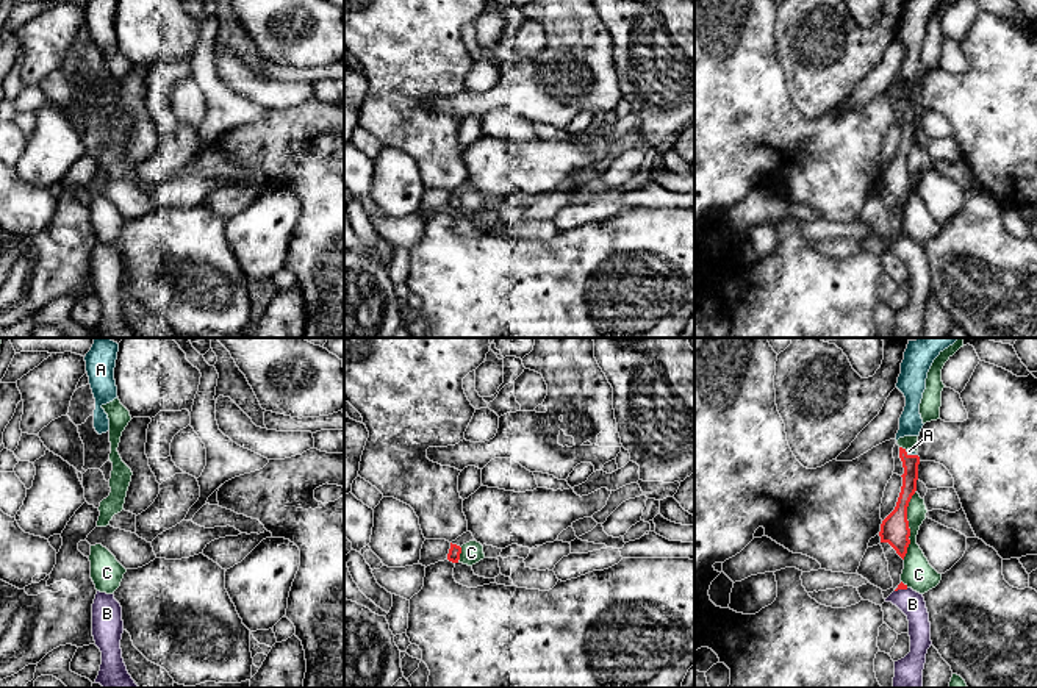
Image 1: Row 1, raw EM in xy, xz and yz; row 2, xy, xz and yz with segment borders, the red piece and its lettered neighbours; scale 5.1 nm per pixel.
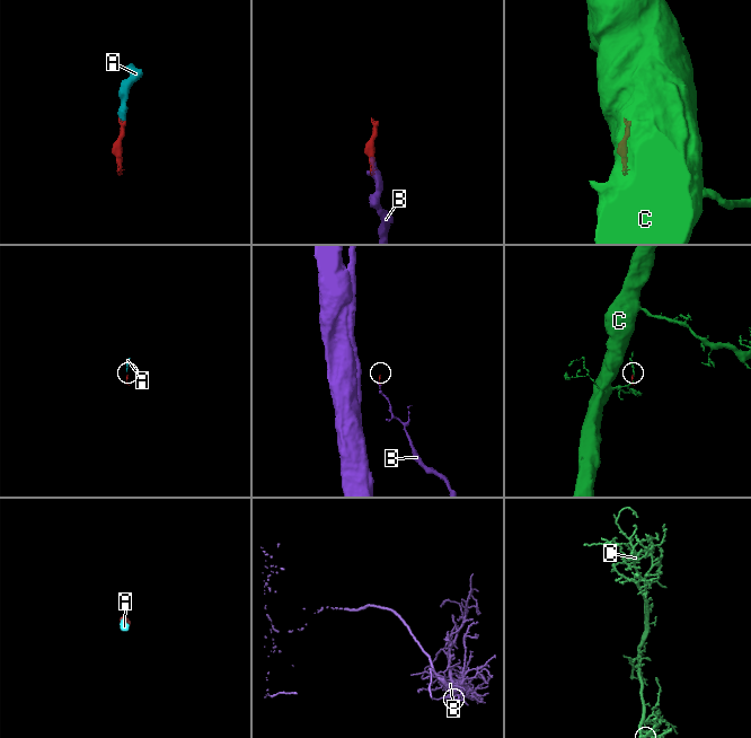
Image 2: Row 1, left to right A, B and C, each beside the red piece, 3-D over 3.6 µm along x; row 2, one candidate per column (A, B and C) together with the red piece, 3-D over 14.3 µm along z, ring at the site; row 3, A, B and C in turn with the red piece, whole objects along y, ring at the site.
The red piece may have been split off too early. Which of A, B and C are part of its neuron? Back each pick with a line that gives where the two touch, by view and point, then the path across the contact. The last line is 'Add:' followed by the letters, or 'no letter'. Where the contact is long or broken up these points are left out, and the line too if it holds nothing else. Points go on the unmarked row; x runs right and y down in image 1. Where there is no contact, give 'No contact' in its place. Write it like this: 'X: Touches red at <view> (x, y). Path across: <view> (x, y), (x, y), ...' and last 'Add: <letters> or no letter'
A: Touches red at yz (911, 105). Path across: yz (911, 113), (911, 105), (909, 100)
B: Touches red at yz (901, 238). Path across: yz (901, 235), (901, 238), (912, 254)
Add: A, B

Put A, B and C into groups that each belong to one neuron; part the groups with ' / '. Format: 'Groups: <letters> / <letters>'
Groups: A B / C

